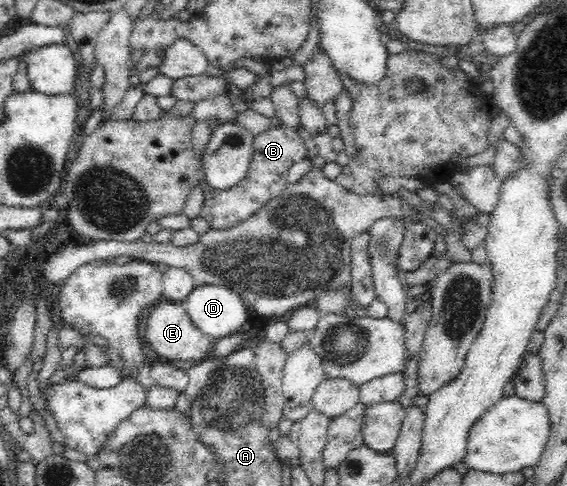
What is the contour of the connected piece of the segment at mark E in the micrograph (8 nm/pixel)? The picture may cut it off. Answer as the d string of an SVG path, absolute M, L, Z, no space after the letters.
M164 299L164 303L156 305L150 313L148 313L148 323L146 323L146 343L152 345L152 349L160 355L166 357L168 363L179 361L194 361L196 363L203 362L212 358L213 347L216 344L212 337L208 337L202 333L196 325L193 324L192 318L181 303L168 303L168 299Z

